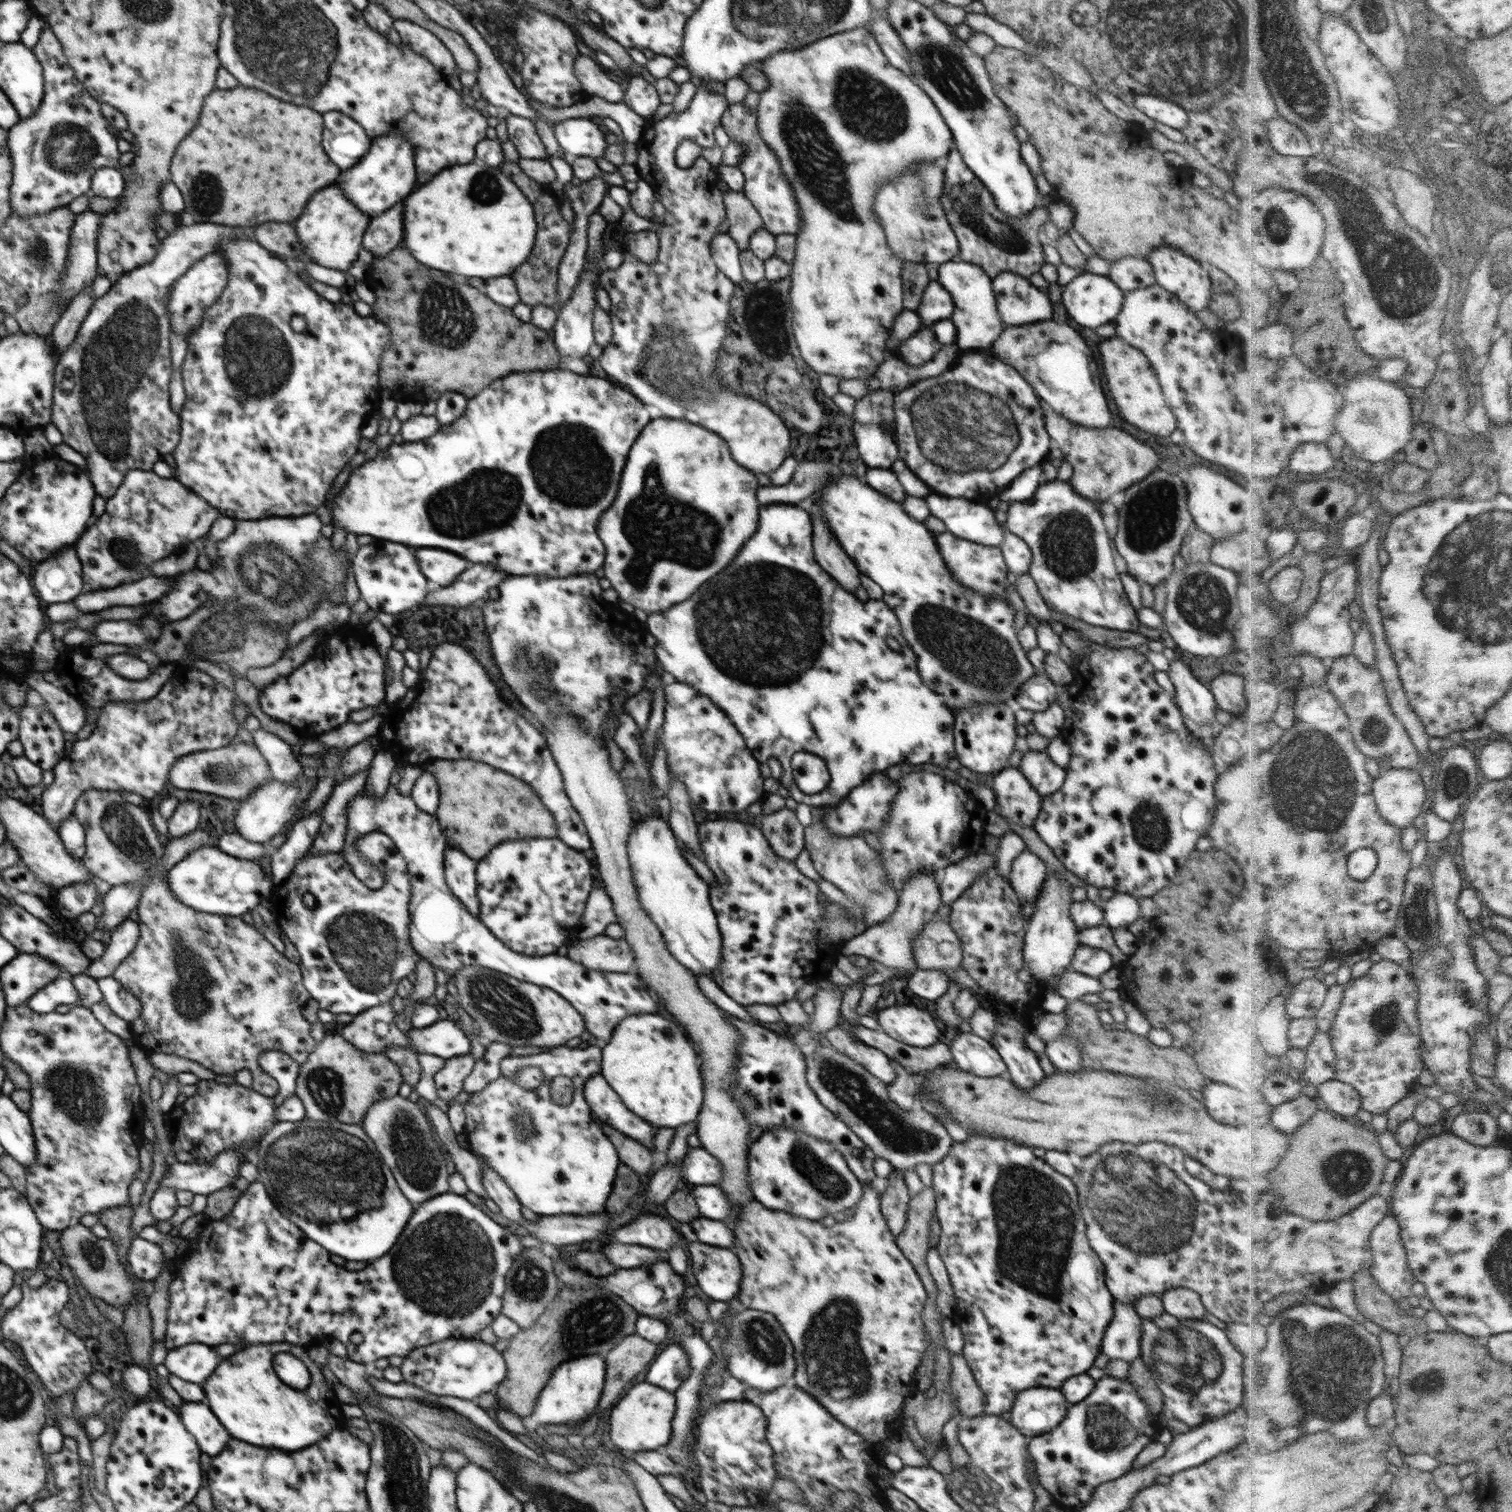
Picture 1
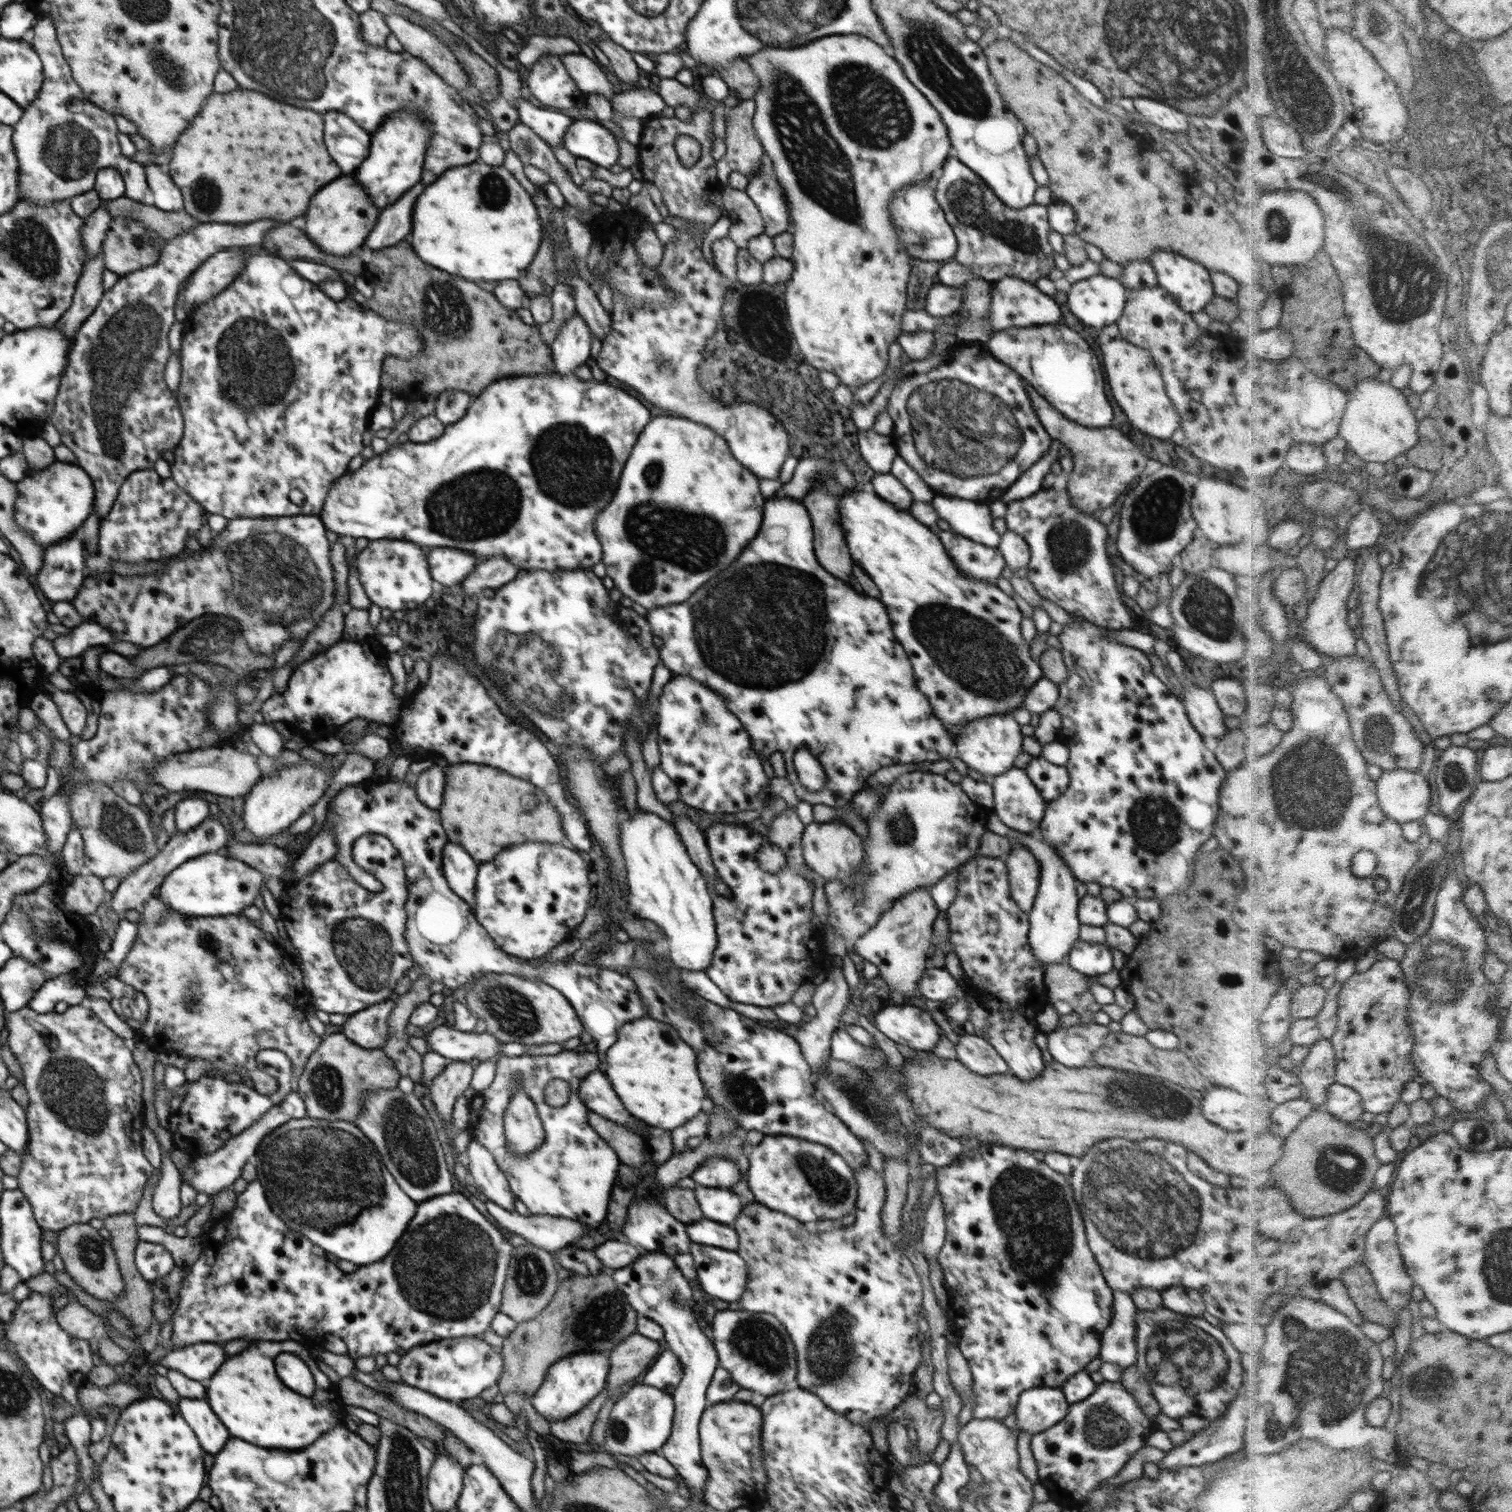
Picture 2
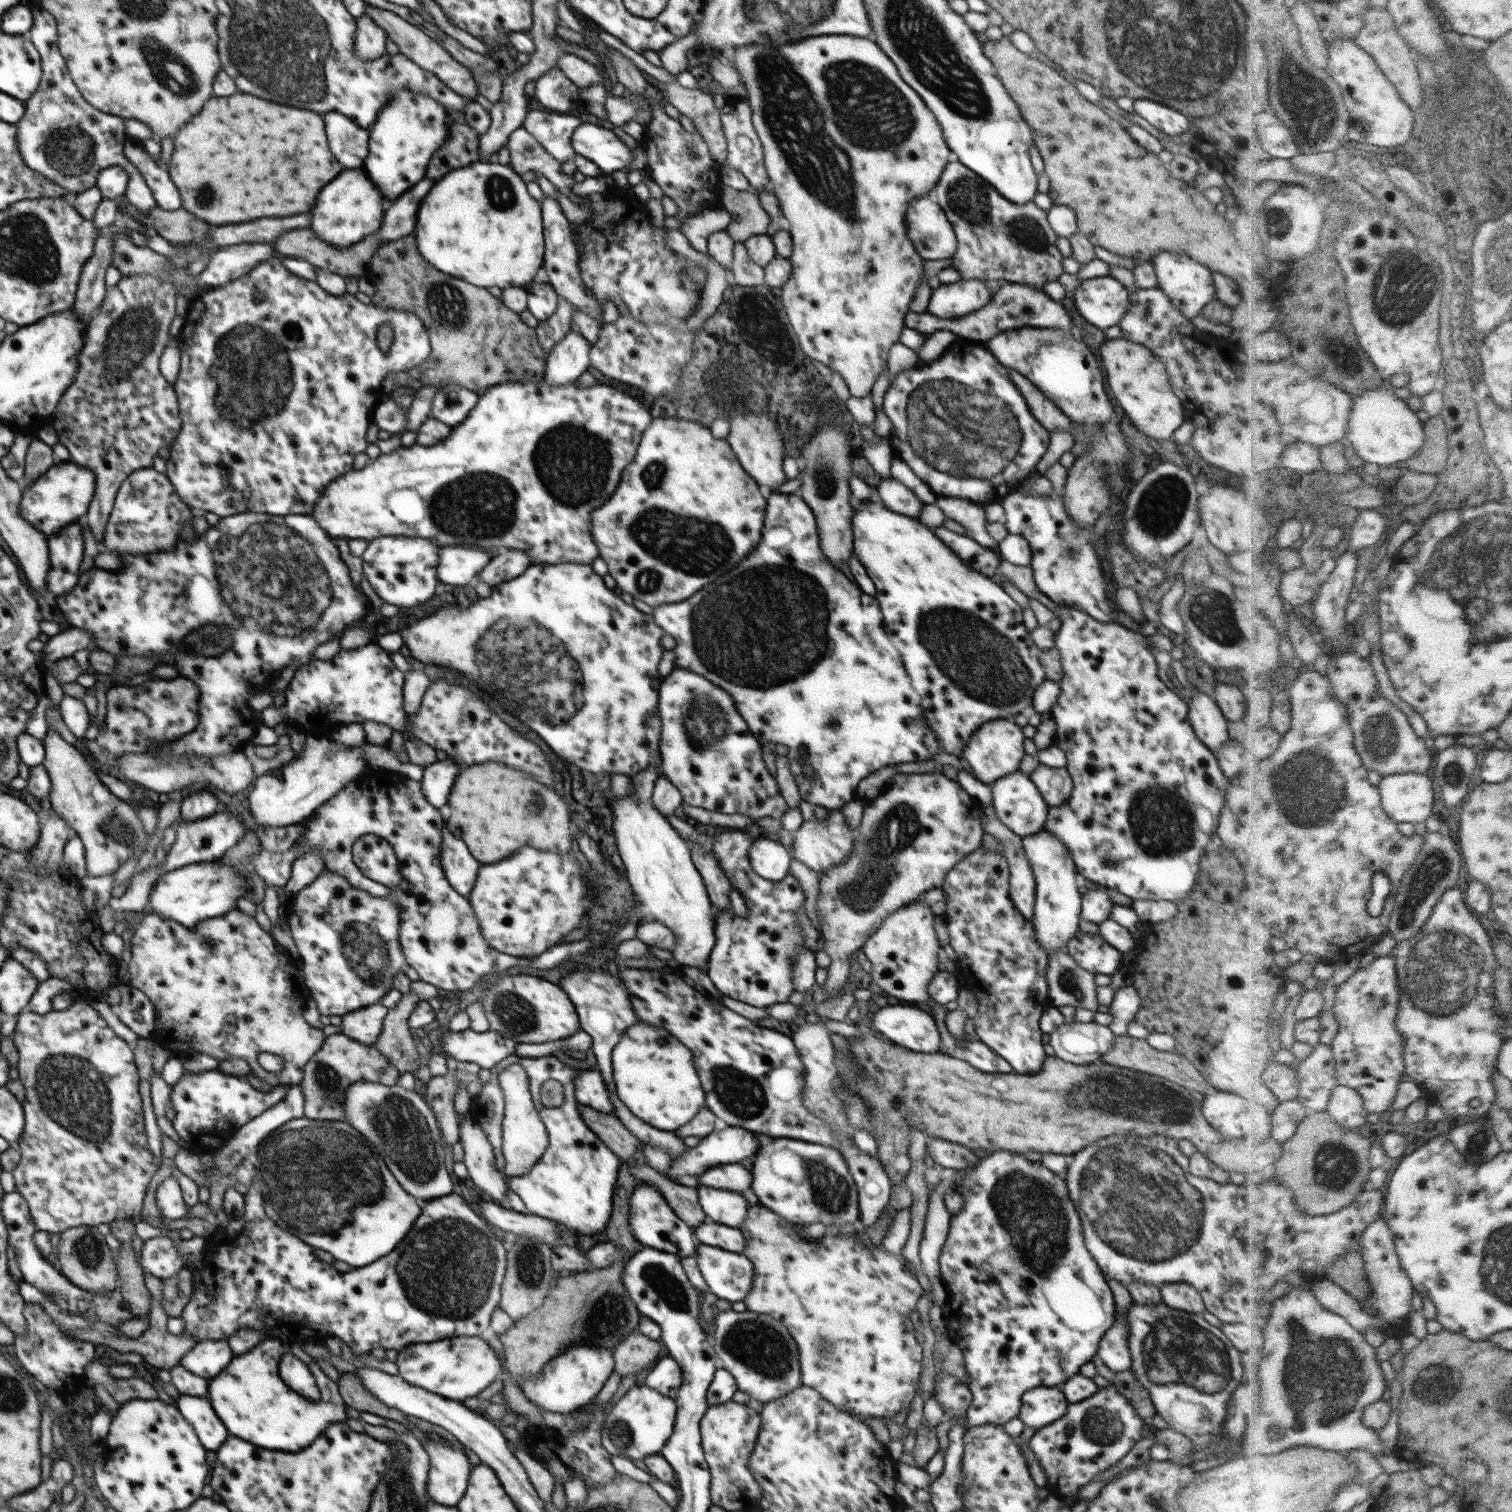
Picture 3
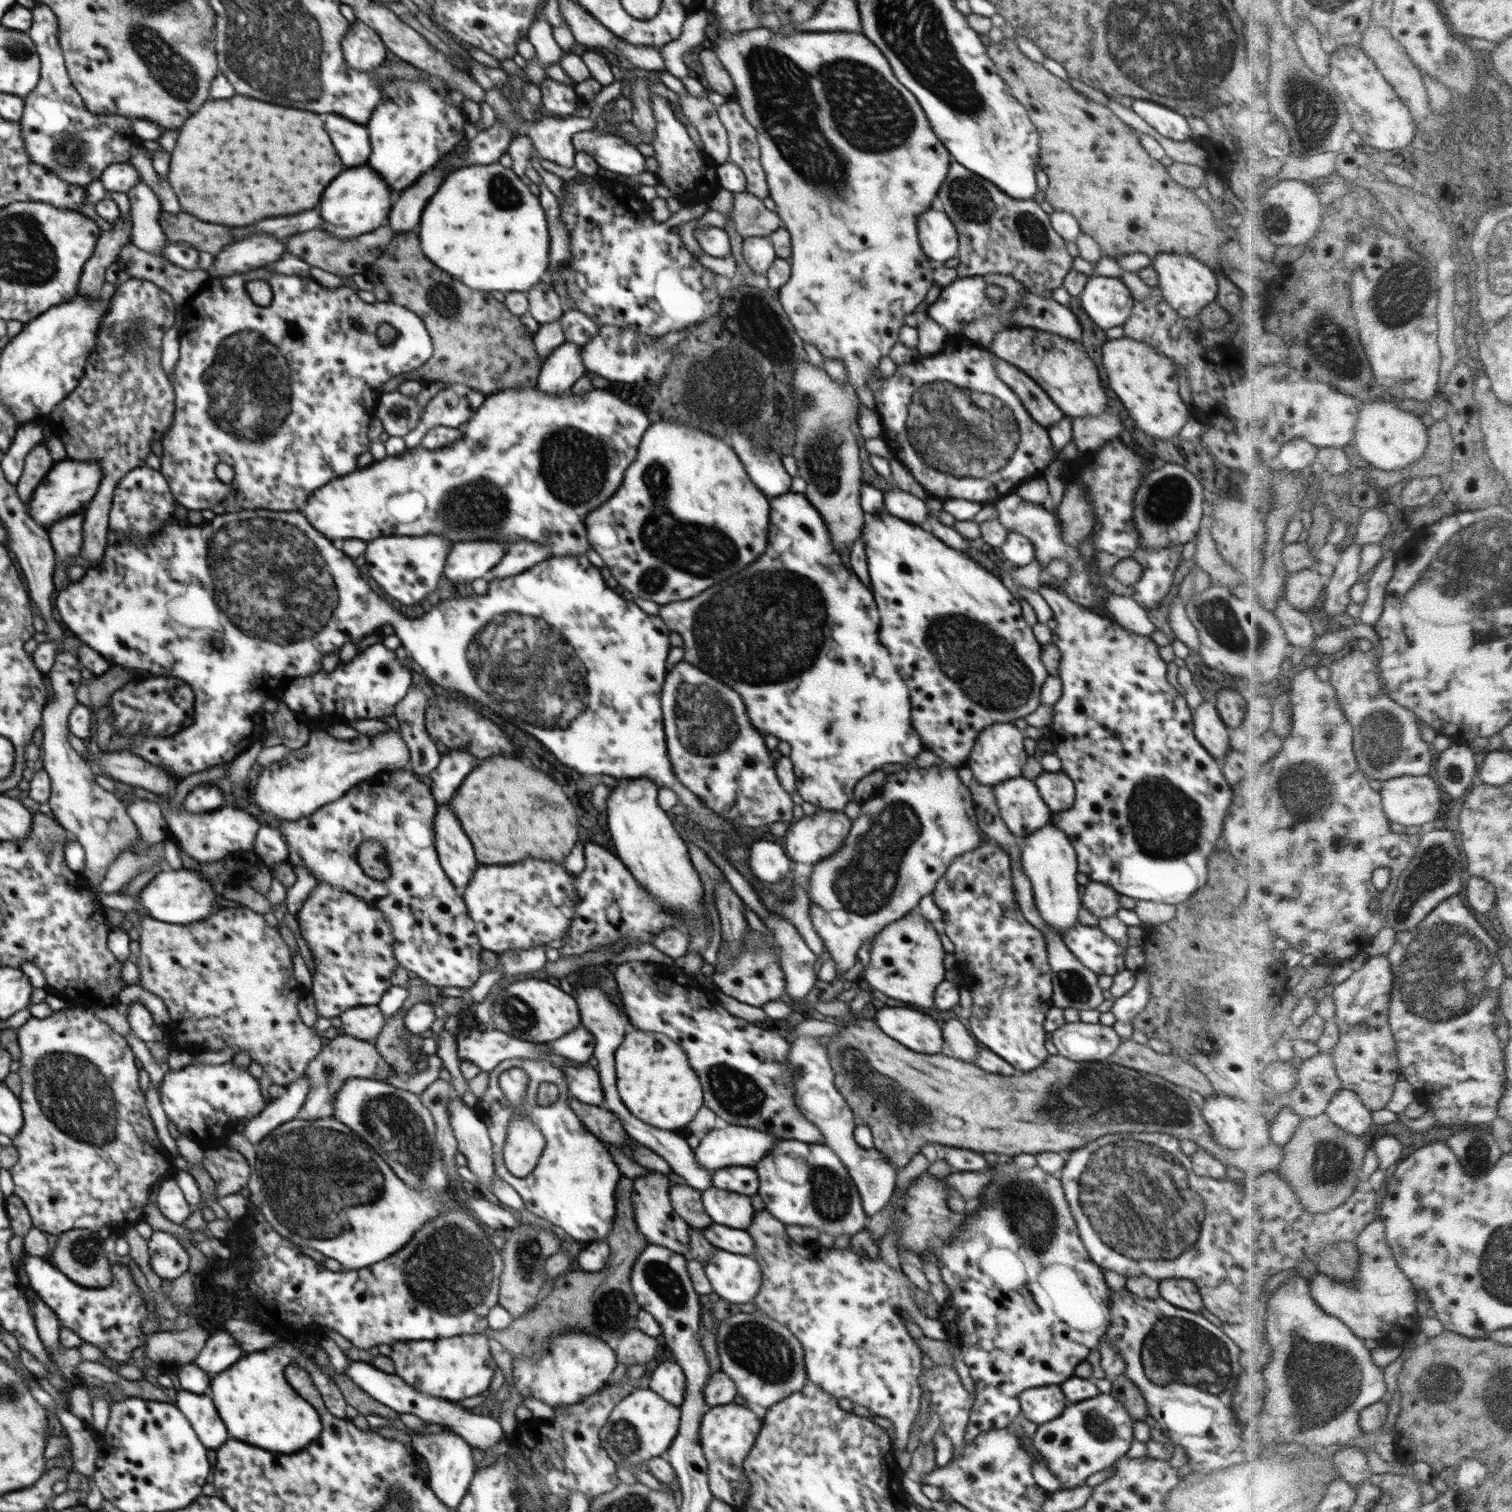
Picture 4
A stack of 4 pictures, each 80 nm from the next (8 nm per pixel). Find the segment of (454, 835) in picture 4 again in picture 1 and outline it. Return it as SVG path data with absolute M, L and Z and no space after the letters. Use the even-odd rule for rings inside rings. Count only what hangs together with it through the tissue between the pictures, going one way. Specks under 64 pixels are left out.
M450 846L445 850L444 874L448 888L462 901L470 914L479 913L477 897L477 861L460 849Z

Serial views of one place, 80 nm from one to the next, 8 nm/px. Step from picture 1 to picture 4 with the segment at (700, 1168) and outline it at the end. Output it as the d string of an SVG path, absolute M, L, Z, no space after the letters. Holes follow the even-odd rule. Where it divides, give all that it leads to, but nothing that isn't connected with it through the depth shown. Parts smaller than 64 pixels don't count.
M726 1166L712 1171L711 1177L713 1186L722 1190L749 1197L759 1191L759 1176L754 1167Z

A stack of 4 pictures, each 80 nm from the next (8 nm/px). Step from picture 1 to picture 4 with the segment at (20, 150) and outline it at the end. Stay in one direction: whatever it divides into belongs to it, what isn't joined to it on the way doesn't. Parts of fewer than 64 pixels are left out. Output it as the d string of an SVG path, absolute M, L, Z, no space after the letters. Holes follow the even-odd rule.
M40 2L31 10L31 13L33 14L33 22L27 34L38 52L41 67L40 81L36 84L36 88L30 92L30 95L23 98L25 107L22 118L19 120L23 143L27 150L26 154L34 164L52 171L60 177L60 180L86 188L90 181L98 179L103 170L112 164L129 163L131 148L140 142L140 137L134 138L134 119L119 114L94 114L85 107L84 101L74 89L73 82L70 81L67 73L58 40L59 26L56 13L50 6ZM139 184L136 191L128 192L131 204L132 244L138 248L164 257L163 246L169 242L159 223L161 202L156 193L146 184Z

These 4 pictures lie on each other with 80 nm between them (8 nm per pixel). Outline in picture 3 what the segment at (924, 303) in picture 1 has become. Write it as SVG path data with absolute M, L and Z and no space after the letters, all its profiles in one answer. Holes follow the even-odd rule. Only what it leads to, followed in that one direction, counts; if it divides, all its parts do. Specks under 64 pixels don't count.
M960 279L942 284L931 292L927 314L938 318L956 318L982 309L1005 283L1004 280Z

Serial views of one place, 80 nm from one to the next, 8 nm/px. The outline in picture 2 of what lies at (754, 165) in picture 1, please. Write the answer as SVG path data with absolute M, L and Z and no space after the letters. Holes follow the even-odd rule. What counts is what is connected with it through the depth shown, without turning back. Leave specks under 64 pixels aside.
M765 153L760 169L750 177L744 191L754 201L765 220L764 234L775 237L783 232L791 232L793 226L786 194L774 173L774 165Z

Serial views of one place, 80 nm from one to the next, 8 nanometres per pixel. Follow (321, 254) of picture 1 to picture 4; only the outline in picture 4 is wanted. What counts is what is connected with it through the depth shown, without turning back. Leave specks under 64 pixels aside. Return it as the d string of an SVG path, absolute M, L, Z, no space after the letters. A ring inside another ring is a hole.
M360 166L344 170L338 178L330 182L330 186L322 194L320 208L324 218L320 228L338 238L352 240L355 236L372 232L384 224L388 220L392 202L382 176L378 176L378 172L374 172L370 166Z

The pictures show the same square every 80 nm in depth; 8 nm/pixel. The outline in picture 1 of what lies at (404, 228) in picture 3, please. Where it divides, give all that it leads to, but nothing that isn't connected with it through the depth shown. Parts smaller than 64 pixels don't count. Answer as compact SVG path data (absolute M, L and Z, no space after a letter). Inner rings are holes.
M396 204L392 208L388 208L386 212L372 217L369 222L369 227L365 230L363 236L363 247L371 252L374 258L385 257L391 250L402 244L404 234L404 204Z

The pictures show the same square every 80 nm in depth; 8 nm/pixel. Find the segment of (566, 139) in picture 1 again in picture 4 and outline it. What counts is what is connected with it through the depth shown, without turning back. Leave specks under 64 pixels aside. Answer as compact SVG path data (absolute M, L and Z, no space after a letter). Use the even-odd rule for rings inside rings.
M591 128L577 132L571 141L577 151L594 156L599 168L627 177L646 171L646 160L638 147L616 134L596 132Z

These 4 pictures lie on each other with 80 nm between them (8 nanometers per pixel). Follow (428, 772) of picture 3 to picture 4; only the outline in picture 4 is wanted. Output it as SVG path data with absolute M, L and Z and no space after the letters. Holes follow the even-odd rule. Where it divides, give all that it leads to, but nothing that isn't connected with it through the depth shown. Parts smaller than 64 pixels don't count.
M448 750L438 766L428 774L431 791L438 805L450 804L462 780L476 768L478 760L470 751Z

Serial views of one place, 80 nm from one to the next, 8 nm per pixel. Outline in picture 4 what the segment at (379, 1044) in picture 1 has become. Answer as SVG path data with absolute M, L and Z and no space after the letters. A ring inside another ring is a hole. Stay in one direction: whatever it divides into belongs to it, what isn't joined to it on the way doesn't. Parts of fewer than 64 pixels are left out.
M378 1005L358 1007L342 1012L341 1033L354 1038L373 1042L381 1033L385 1020Z

